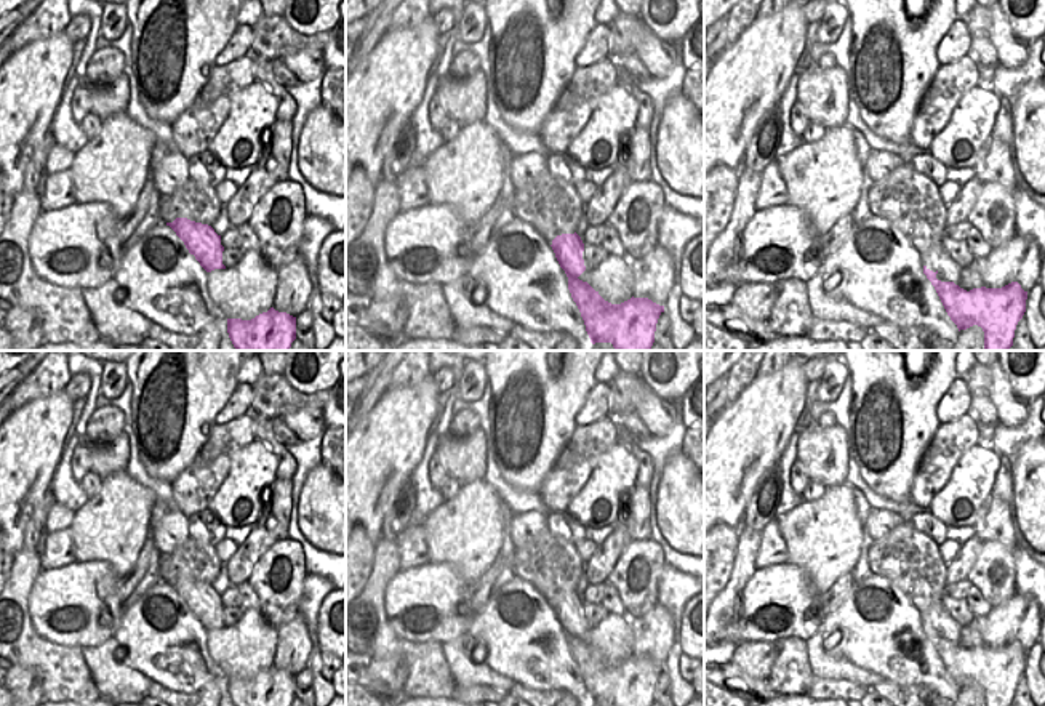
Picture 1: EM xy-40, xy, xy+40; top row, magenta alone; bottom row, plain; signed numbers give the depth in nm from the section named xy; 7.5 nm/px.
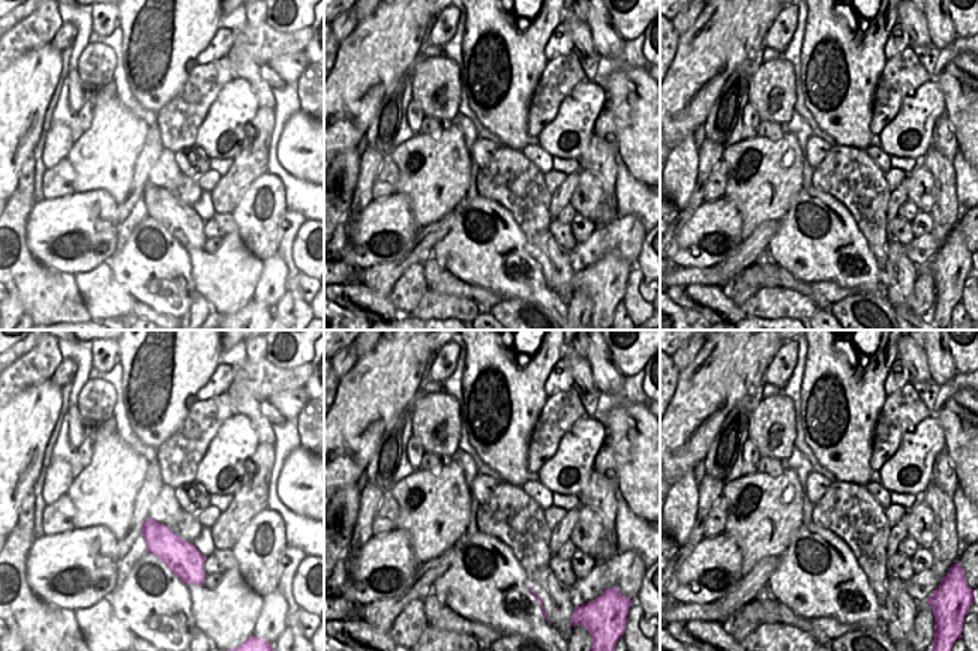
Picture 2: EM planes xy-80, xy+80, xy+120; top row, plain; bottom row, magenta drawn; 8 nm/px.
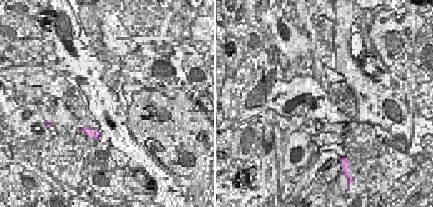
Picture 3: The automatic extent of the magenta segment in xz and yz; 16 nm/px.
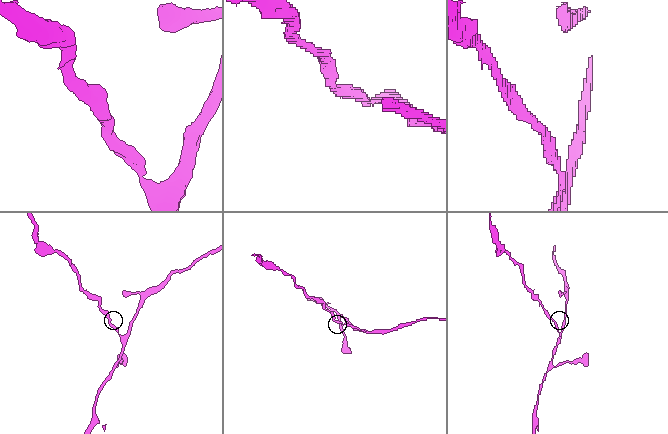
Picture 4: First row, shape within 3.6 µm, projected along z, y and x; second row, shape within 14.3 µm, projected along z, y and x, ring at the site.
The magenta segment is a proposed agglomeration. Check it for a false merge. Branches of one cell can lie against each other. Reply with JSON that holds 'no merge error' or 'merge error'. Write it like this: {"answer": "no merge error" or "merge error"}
{"answer": "merge error"}

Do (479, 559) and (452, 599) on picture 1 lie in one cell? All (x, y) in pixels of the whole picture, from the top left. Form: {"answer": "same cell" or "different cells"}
{"answer": "different cells"}

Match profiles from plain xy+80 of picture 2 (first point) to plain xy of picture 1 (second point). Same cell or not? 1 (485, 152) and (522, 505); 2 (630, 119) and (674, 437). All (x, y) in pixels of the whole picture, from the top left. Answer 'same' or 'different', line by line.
1: different
2: different

